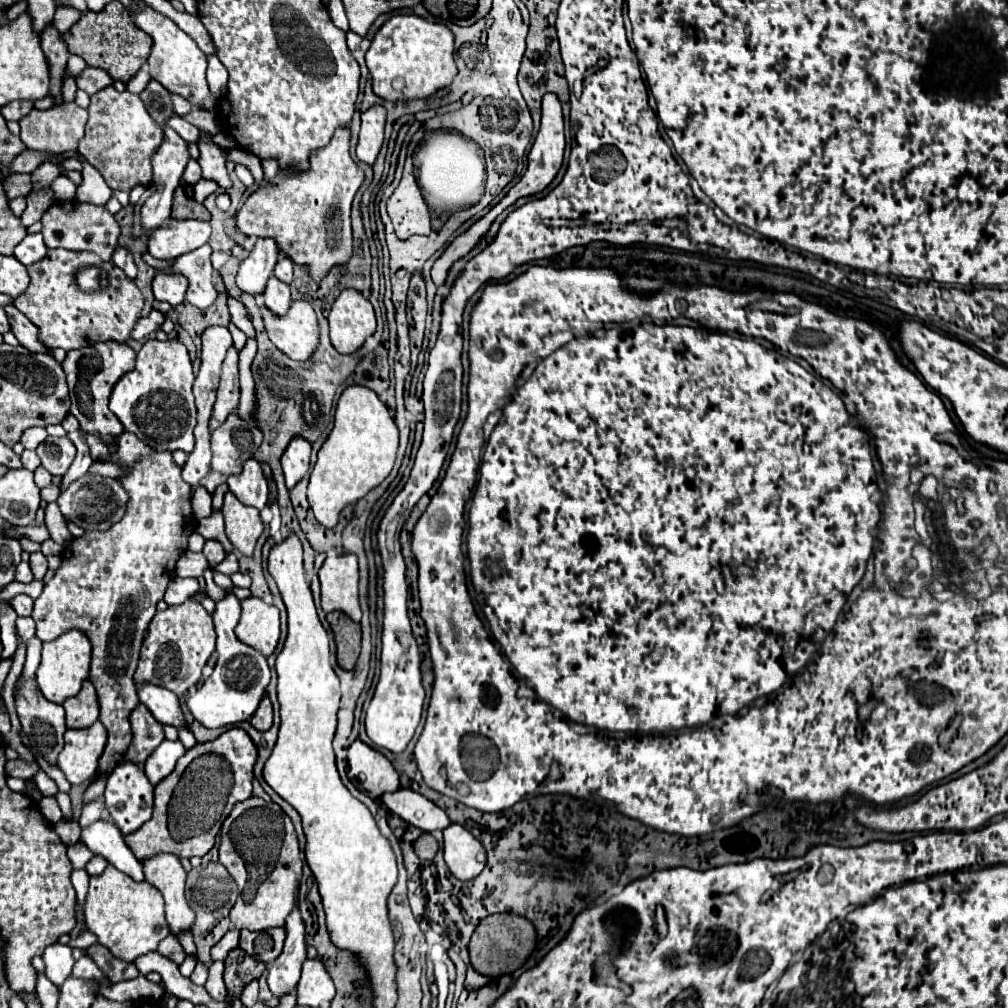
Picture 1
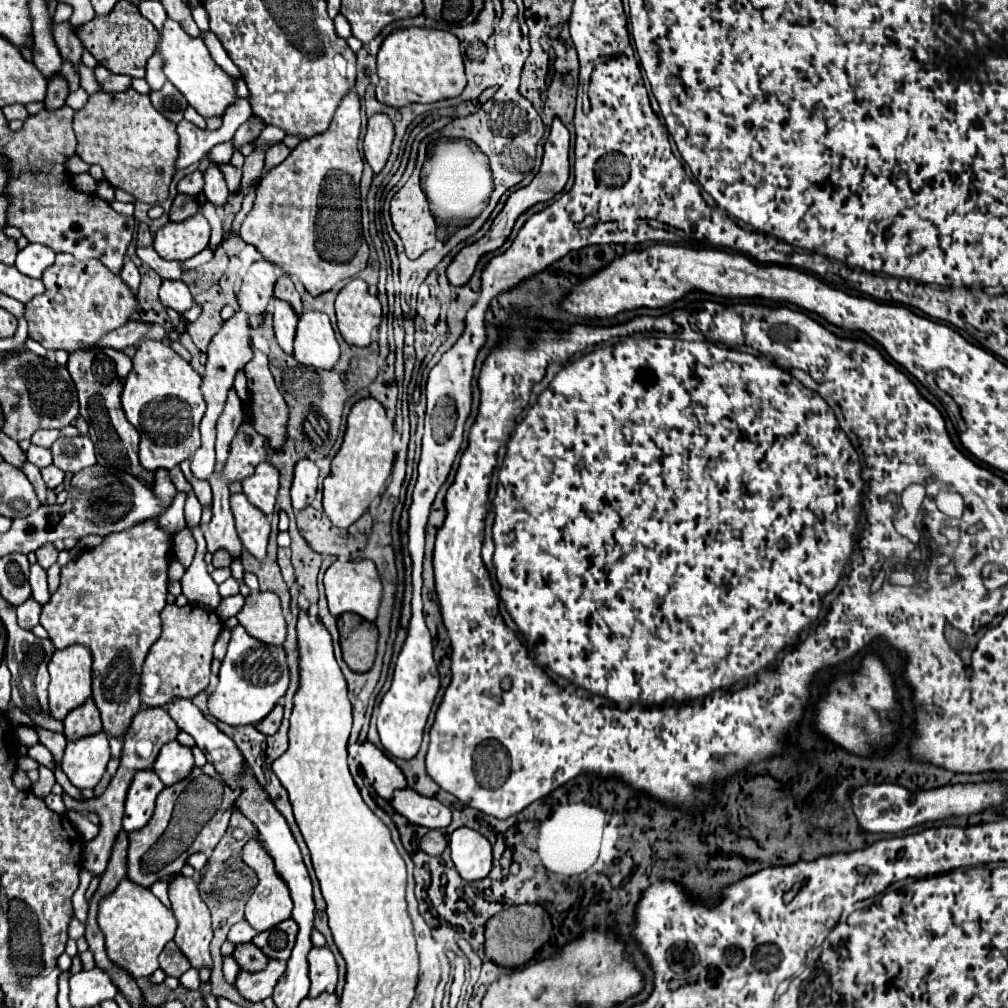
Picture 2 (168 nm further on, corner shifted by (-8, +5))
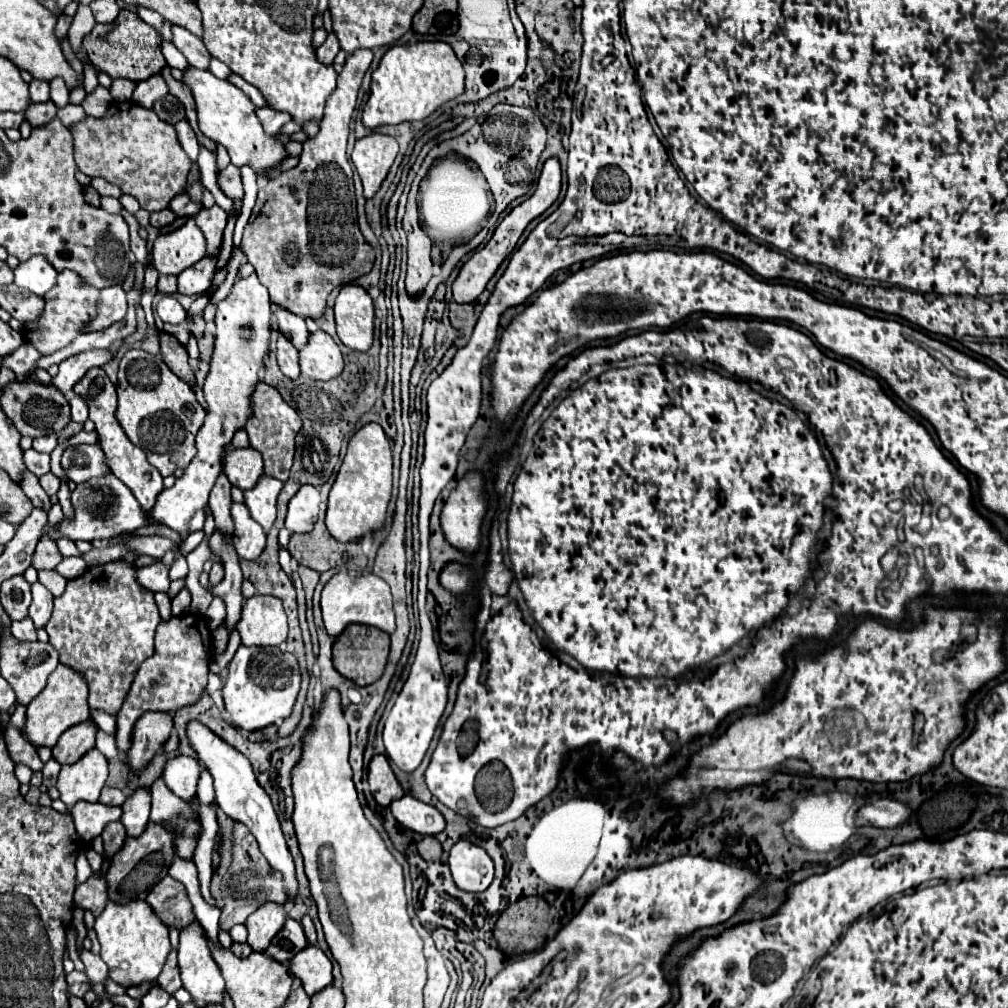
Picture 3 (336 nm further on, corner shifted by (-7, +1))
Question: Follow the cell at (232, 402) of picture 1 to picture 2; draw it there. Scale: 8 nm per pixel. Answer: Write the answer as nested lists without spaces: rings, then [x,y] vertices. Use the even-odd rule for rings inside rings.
[[[229,391],[229,399],[227,399],[225,409],[223,409],[223,415],[217,421],[217,463],[215,463],[215,471],[223,469],[223,465],[227,461],[229,445],[231,445],[241,423],[243,423],[241,403],[239,403],[235,391]]]

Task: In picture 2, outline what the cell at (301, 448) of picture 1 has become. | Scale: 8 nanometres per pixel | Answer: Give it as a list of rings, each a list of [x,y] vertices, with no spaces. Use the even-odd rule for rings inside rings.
[[[309,459],[299,461],[299,465],[295,467],[295,479],[291,487],[291,505],[295,511],[305,509],[305,505],[311,505],[311,501],[315,499],[315,493],[319,489],[317,477],[319,469],[313,461]]]

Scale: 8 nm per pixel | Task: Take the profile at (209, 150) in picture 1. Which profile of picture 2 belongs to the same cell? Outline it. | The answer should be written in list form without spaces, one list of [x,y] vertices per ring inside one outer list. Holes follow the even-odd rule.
[[[211,163],[211,167],[205,173],[205,189],[203,189],[203,193],[205,193],[205,199],[215,207],[223,207],[227,197],[229,197],[227,185],[223,181],[223,173],[217,169],[217,163]]]

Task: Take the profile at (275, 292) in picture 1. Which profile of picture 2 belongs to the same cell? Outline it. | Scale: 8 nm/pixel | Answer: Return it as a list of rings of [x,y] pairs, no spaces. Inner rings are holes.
[[[275,299],[275,303],[273,303],[273,327],[275,327],[275,337],[277,337],[279,347],[287,355],[293,355],[293,339],[295,339],[297,317],[295,317],[289,303]]]

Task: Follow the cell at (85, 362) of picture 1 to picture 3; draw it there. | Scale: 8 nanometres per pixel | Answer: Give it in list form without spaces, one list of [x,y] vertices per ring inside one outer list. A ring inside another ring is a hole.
[[[94,367],[90,369],[76,385],[74,385],[74,393],[78,397],[82,397],[88,403],[90,409],[90,419],[96,425],[96,433],[98,433],[98,445],[106,455],[106,463],[110,467],[110,471],[124,483],[130,487],[130,491],[134,493],[134,497],[138,499],[138,503],[142,505],[142,509],[150,509],[150,505],[154,505],[154,497],[162,491],[162,475],[146,461],[146,455],[142,453],[142,449],[134,443],[130,443],[126,439],[124,429],[118,425],[116,419],[116,409],[118,409],[118,401],[116,401],[116,385],[108,379],[108,375],[104,373],[102,367]]]

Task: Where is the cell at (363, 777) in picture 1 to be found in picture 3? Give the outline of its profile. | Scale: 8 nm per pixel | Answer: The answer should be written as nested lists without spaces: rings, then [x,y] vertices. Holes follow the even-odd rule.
[[[374,755],[368,763],[366,781],[370,785],[370,791],[378,805],[390,805],[394,799],[400,799],[404,795],[394,771],[390,769],[390,763],[384,755]]]

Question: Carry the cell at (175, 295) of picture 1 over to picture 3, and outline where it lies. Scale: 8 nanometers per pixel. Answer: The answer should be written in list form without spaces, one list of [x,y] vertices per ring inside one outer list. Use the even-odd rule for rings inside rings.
[[[164,295],[158,305],[158,315],[164,323],[182,323],[186,319],[186,311],[184,307],[178,303],[178,299],[174,295]]]

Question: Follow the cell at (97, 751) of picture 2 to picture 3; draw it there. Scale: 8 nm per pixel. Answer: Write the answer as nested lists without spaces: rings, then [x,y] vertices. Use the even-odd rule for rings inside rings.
[[[94,747],[88,753],[84,753],[76,763],[62,765],[56,787],[60,791],[60,799],[68,807],[72,807],[76,801],[96,803],[106,777],[108,777],[106,757]]]

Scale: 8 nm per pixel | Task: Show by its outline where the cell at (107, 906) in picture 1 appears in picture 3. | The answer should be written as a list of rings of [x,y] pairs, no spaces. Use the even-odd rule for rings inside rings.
[[[136,899],[126,905],[108,901],[106,909],[96,917],[94,931],[102,947],[100,957],[110,969],[110,979],[126,989],[144,981],[156,981],[166,961],[166,955],[172,949],[168,927],[160,921],[160,917],[144,899]]]

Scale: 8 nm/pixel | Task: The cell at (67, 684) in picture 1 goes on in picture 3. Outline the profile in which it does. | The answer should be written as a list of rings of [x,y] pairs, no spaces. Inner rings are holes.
[[[60,663],[52,675],[48,677],[48,685],[46,689],[34,699],[30,701],[30,705],[26,707],[26,729],[24,729],[24,737],[34,745],[46,745],[46,747],[54,747],[60,733],[80,721],[86,721],[90,717],[90,707],[88,707],[88,685],[84,681],[84,675],[74,671],[72,667]]]

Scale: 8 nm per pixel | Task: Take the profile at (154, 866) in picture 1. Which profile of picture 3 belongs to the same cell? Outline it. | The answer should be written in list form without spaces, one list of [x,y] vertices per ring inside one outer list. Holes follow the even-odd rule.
[[[198,921],[180,931],[178,965],[182,983],[200,1007],[206,1003],[222,1003],[224,991],[224,979],[206,941],[206,933]]]

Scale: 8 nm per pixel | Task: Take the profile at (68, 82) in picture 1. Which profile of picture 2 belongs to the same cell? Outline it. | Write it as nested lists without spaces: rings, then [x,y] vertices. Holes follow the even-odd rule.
[[[65,21],[65,23],[53,23],[53,39],[57,43],[57,49],[59,53],[73,61],[75,67],[79,67],[79,61],[81,61],[81,53],[83,53],[83,43],[79,41],[79,37],[75,35],[75,31],[71,29],[71,25]]]

